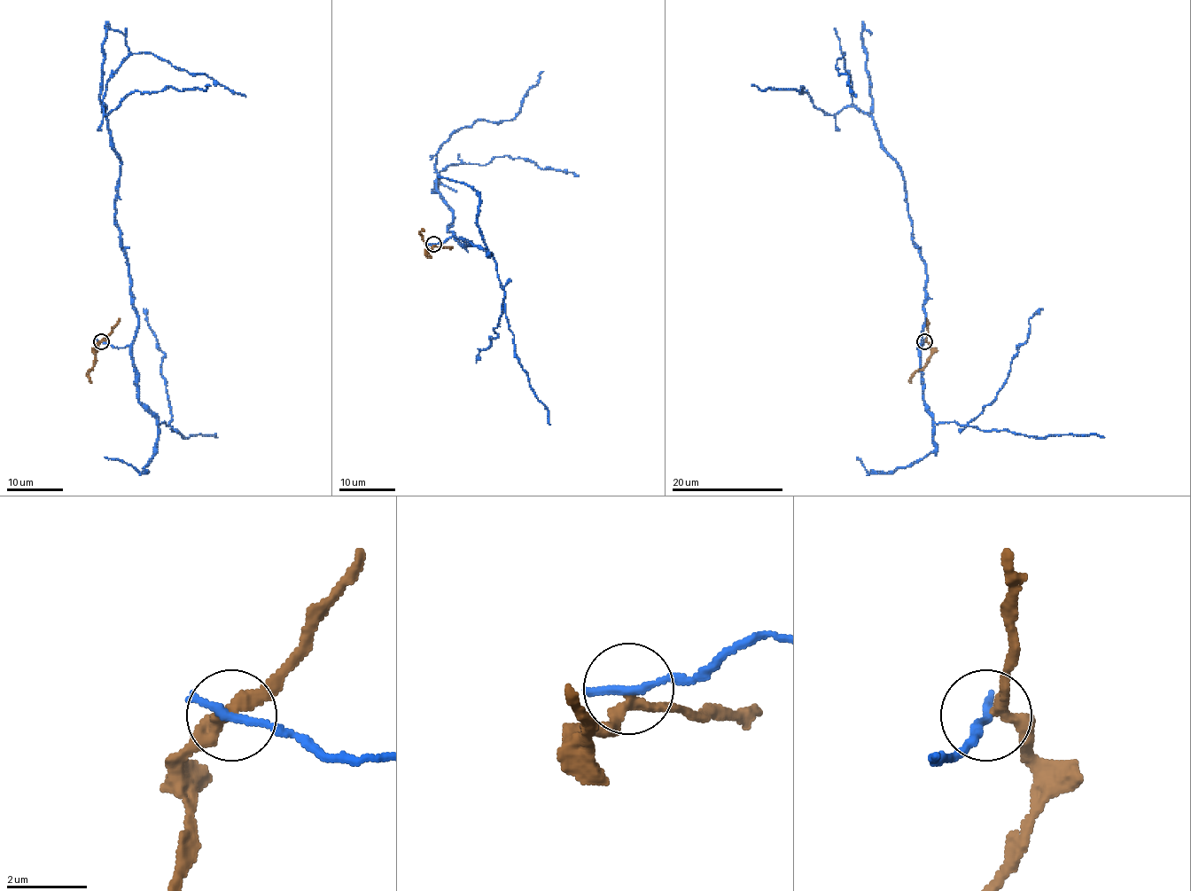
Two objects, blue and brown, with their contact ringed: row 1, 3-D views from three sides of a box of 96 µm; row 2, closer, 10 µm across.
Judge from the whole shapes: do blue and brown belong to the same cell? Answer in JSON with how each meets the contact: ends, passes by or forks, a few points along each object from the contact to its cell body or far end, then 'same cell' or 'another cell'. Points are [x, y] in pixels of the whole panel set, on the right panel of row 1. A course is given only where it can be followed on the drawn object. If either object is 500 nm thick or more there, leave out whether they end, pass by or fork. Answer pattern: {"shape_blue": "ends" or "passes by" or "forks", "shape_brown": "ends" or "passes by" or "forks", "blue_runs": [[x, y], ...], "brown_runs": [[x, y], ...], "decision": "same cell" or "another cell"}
{"shape_blue": "ends", "shape_brown": "passes by", "blue_runs": [[923, 342], [926, 263], [906, 181], [875, 121], [852, 103], [844, 52], [836, 66], [856, 97]], "brown_runs": [[925, 342], [930, 349], [930, 360], [914, 374], [909, 383]], "decision": "another cell"}

